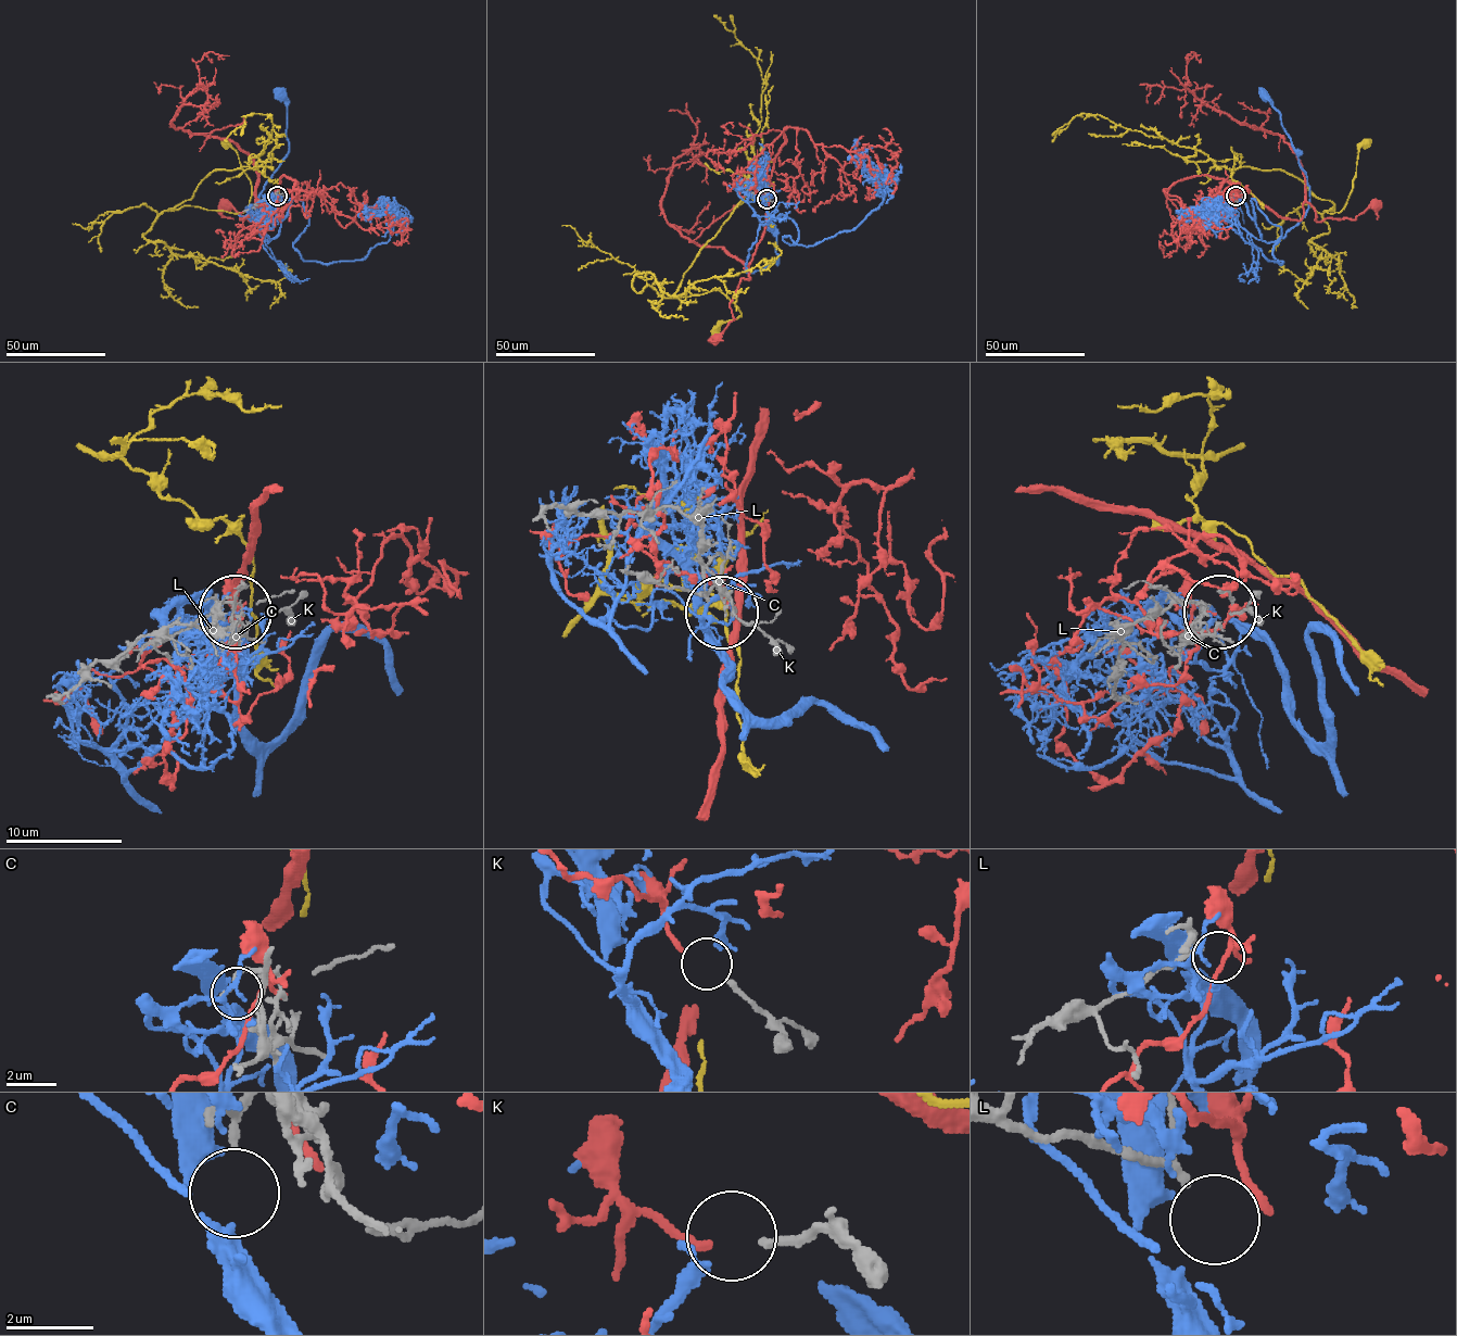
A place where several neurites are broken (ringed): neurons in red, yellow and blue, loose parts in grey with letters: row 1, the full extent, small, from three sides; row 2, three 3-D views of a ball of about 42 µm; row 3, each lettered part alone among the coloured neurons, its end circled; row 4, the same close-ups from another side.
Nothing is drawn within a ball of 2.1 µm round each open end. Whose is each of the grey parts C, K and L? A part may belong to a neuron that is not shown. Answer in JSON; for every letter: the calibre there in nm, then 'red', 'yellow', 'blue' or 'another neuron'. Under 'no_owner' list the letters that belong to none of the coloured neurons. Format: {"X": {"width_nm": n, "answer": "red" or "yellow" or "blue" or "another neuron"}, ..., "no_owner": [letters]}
{"C": {"width_nm": 120, "answer": "blue"}, "K": {"width_nm": 180, "answer": "red"}, "L": {"width_nm": 160, "answer": "another neuron"}, "no_owner": ["L"]}

